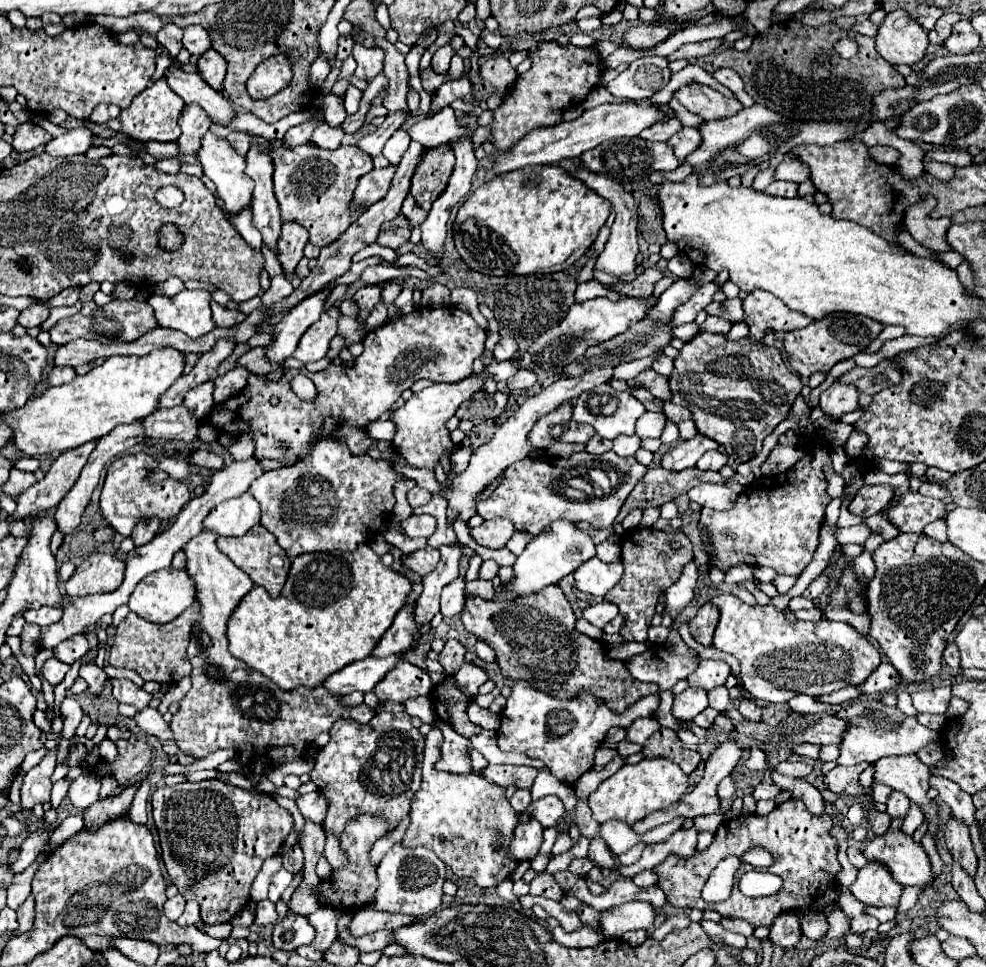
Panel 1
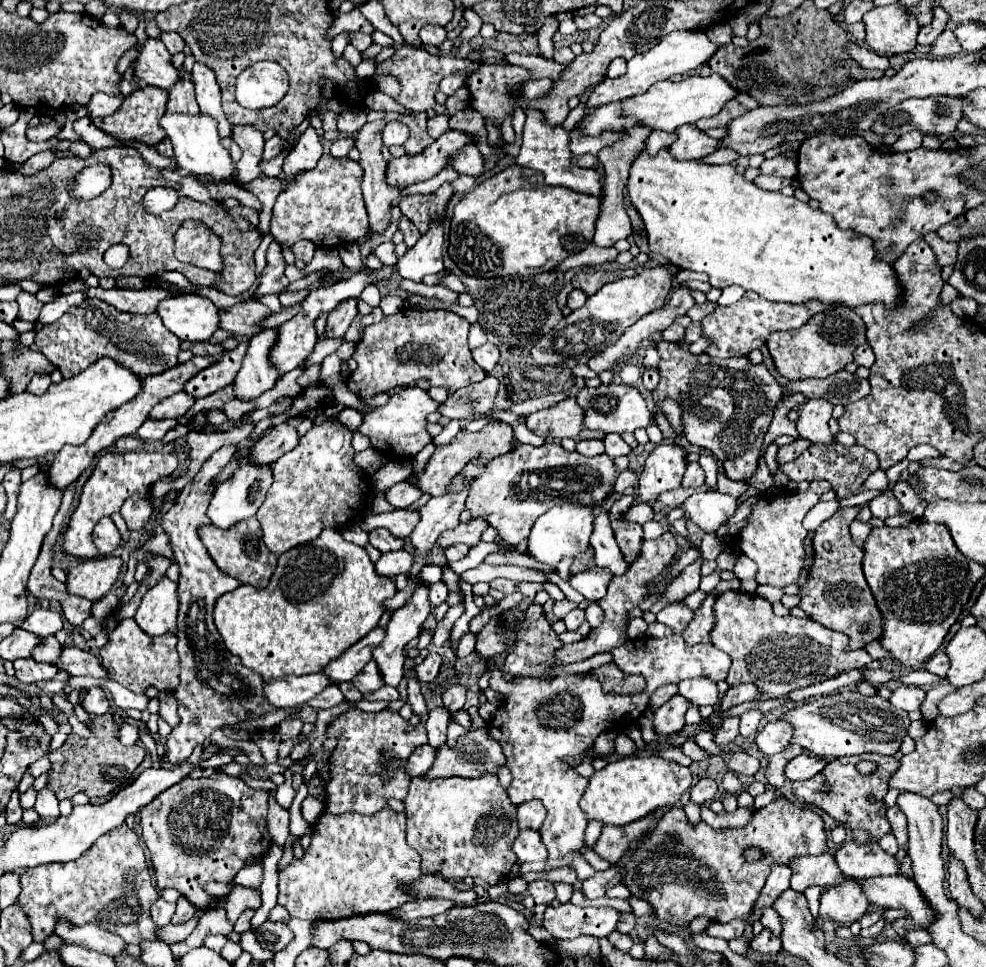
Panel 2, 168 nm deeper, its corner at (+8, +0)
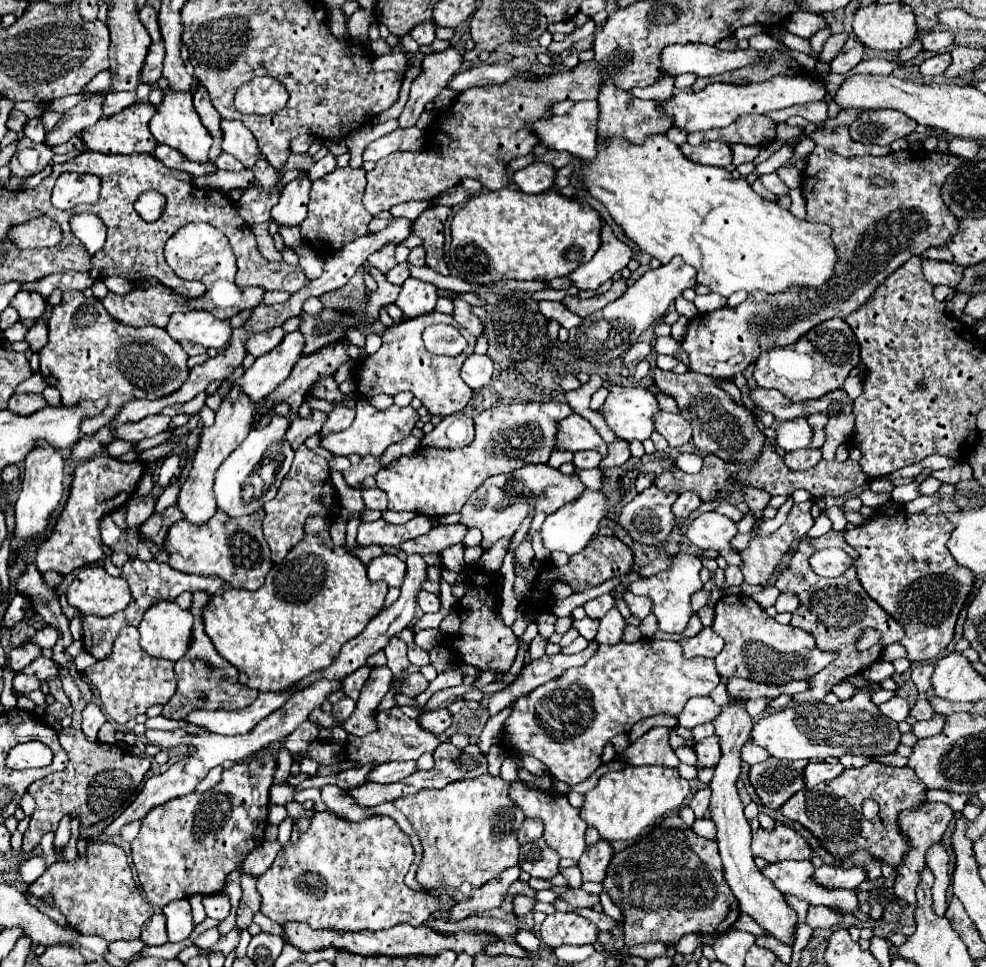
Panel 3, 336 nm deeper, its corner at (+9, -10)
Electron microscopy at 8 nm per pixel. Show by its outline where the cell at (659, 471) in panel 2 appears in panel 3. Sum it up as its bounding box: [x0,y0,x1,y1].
[619,488,679,546]

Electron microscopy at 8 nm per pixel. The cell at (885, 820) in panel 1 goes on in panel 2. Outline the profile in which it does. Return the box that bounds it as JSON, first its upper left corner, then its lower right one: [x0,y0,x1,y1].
[792,754,900,838]

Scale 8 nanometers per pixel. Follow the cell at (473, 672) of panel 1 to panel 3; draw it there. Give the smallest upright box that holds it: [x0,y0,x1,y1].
[419,708,453,734]

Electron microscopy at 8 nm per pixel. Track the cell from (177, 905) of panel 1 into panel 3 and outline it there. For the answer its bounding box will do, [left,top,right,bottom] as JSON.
[141,912,169,946]

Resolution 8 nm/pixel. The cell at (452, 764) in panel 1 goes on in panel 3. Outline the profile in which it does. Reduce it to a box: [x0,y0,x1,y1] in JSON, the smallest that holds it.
[367,762,417,784]

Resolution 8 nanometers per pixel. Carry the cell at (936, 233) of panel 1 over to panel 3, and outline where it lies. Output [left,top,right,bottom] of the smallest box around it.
[923,260,963,288]

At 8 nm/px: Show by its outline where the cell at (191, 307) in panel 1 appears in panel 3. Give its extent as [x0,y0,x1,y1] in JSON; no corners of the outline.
[165,310,231,348]

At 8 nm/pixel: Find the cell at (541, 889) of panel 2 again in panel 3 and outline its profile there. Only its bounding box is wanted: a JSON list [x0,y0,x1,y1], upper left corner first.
[513,894,537,916]

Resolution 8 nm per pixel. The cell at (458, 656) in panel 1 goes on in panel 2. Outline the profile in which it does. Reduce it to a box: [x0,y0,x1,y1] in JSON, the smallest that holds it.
[416,652,442,682]

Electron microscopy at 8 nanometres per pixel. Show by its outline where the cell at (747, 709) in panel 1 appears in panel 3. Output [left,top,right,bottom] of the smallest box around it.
[695,736,721,766]

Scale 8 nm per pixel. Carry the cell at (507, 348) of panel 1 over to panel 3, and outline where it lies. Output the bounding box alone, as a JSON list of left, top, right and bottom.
[461,354,495,390]

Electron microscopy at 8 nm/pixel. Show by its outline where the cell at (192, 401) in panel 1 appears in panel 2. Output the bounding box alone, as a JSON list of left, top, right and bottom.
[150,390,194,420]

